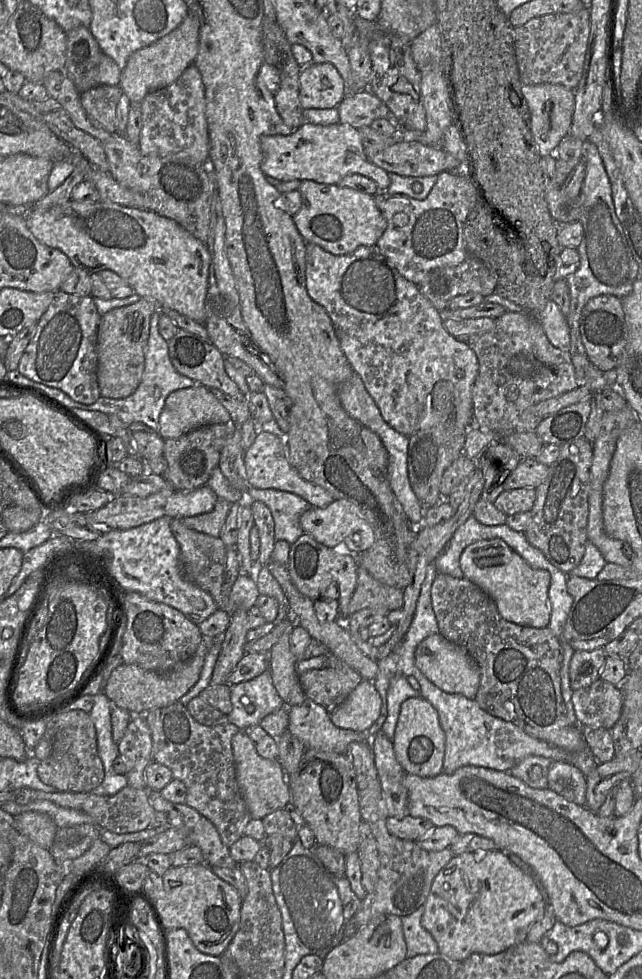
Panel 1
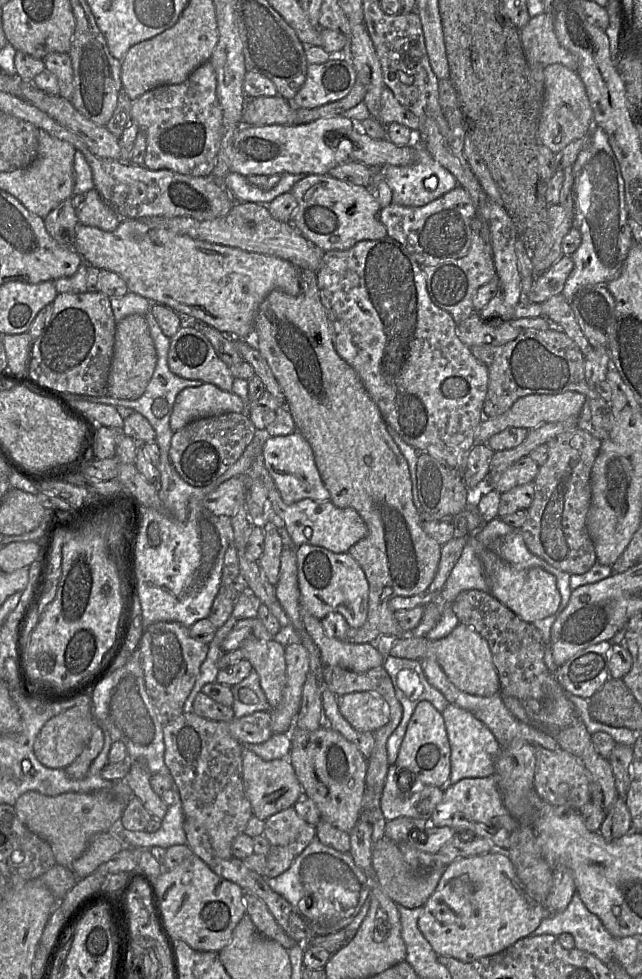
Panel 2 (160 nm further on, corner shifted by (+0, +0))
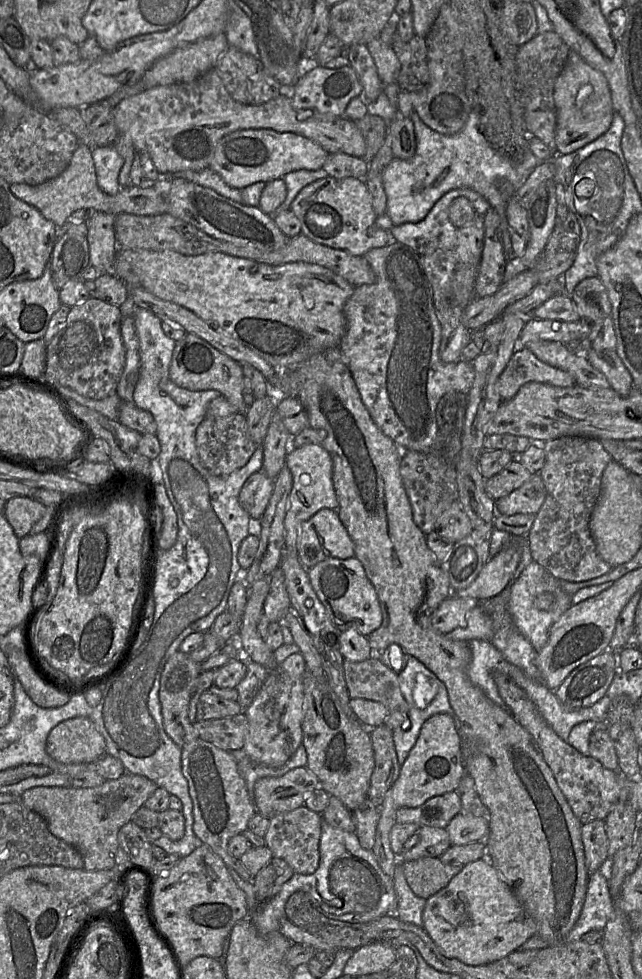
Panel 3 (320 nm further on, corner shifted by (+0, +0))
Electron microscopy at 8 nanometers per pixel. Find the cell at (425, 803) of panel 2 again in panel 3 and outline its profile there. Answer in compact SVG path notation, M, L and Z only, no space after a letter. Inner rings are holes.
M451 791L432 797L418 807L398 809L396 822L445 829L461 810L460 795L457 791Z

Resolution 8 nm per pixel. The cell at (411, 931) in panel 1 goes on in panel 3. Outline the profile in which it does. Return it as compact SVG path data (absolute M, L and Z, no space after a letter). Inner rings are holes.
M401 864L396 865L393 879L397 906L395 912L387 916L395 916L403 922L422 927L422 913L426 900L412 892L405 879Z

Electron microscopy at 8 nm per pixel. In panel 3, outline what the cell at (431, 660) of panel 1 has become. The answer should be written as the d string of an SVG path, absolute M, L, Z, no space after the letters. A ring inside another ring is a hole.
M355 556L349 559L328 558L309 569L308 575L313 589L339 631L354 629L368 637L381 626L383 615L376 590L363 564Z

